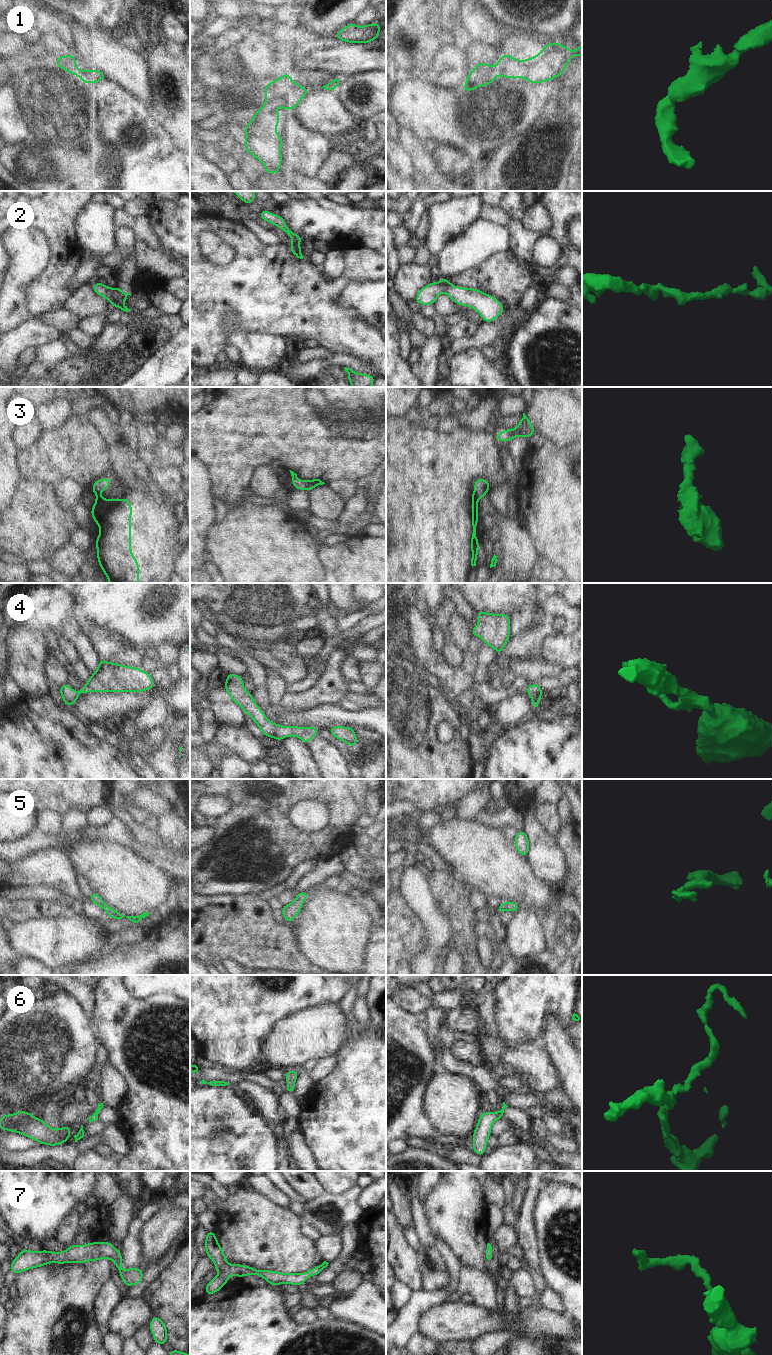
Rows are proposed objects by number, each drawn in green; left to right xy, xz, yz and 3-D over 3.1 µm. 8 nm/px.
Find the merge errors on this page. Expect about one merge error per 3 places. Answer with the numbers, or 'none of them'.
3

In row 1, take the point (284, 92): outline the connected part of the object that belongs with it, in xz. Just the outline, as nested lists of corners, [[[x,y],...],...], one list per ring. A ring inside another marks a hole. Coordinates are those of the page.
[[[290,73],[265,86],[266,103],[254,112],[253,119],[245,126],[246,139],[243,142],[245,150],[265,166],[265,173],[279,174],[282,164],[283,139],[276,131],[280,120],[276,108],[296,108],[309,90],[293,81]]]

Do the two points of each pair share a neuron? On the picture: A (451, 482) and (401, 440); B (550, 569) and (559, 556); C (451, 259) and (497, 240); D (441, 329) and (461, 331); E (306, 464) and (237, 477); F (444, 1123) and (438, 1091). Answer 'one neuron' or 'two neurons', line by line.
A: one neuron
B: two neurons
C: one neuron
D: one neuron
E: one neuron
F: one neuron

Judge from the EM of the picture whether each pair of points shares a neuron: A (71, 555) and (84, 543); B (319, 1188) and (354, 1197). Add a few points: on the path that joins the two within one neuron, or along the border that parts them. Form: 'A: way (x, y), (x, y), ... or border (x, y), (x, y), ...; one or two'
A: border (70, 542), (83, 550), (87, 550), (93, 545); two
B: border (326, 1192), (309, 1201); two

